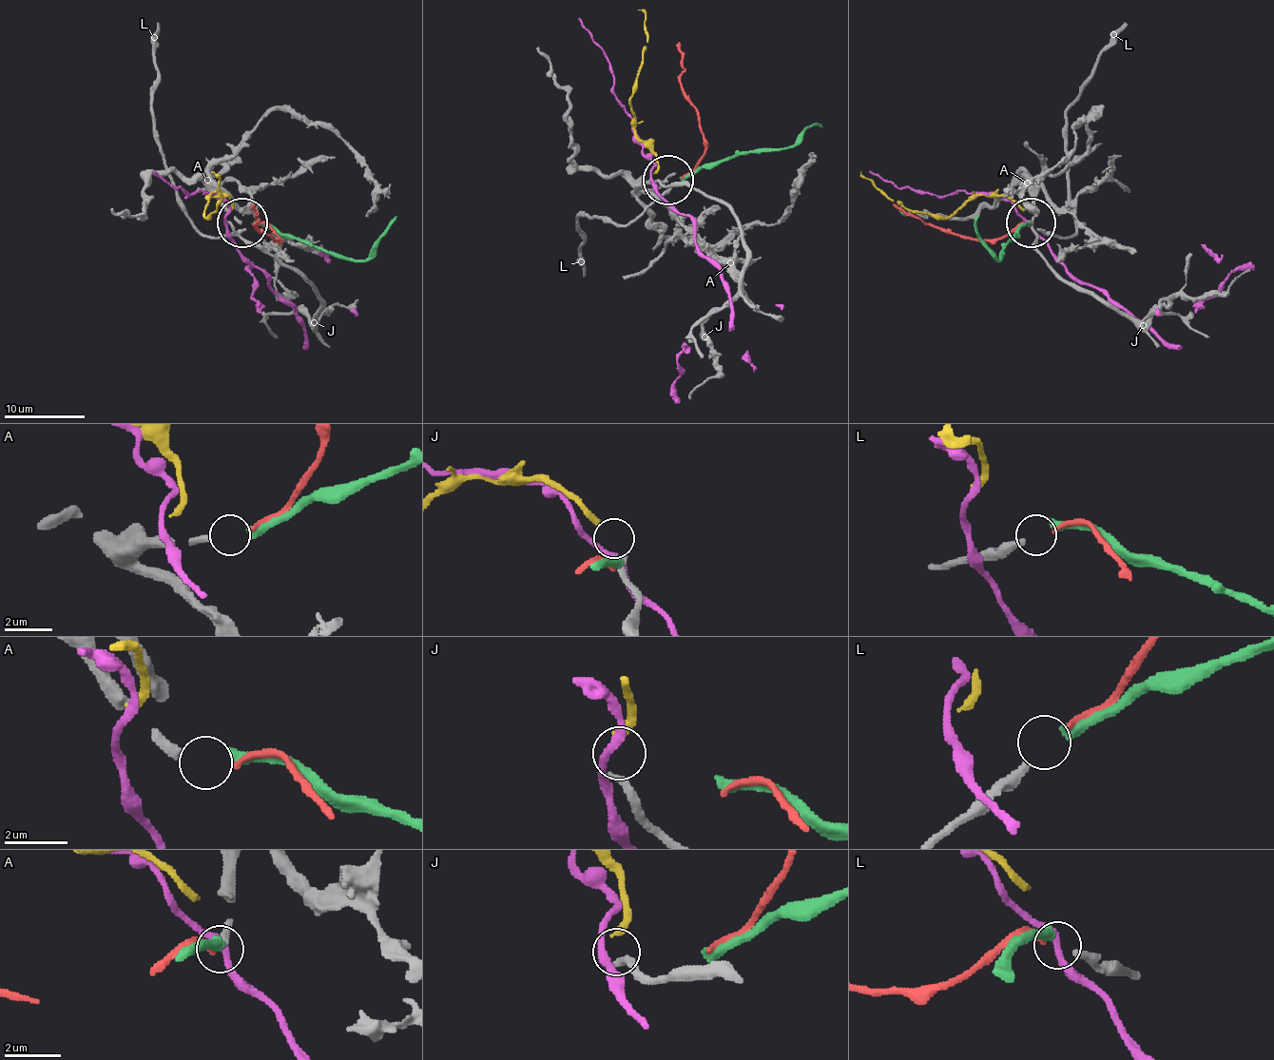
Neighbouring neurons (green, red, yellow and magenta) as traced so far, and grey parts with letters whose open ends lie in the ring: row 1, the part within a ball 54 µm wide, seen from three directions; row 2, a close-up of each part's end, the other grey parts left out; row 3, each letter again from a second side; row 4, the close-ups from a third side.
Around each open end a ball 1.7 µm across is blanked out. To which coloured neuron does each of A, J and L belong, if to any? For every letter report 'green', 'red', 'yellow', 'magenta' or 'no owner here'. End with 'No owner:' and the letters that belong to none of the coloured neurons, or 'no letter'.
A: green
J: yellow
L: red
No owner: no letter

